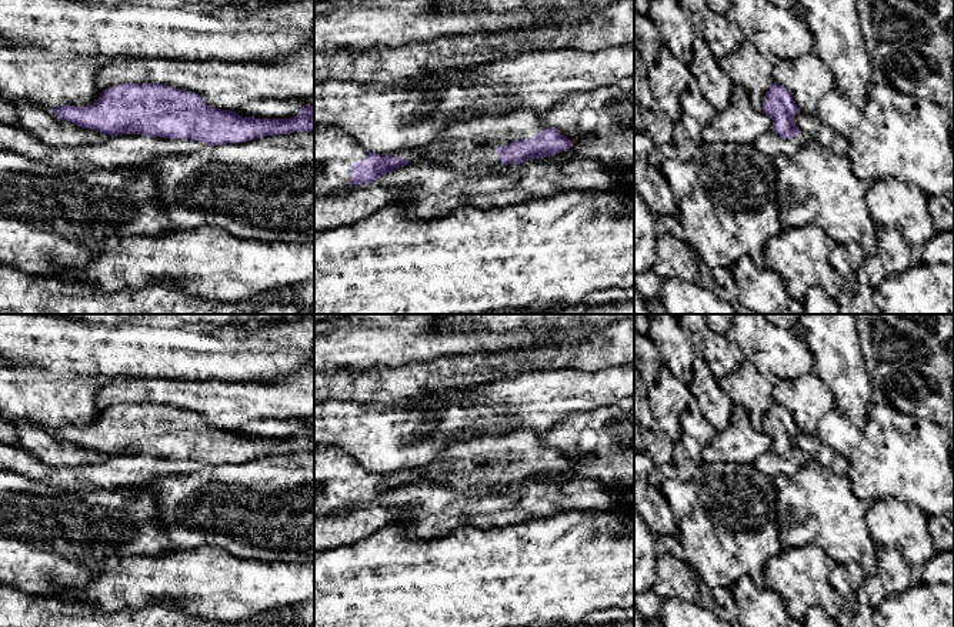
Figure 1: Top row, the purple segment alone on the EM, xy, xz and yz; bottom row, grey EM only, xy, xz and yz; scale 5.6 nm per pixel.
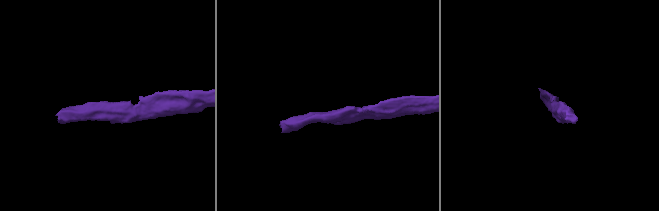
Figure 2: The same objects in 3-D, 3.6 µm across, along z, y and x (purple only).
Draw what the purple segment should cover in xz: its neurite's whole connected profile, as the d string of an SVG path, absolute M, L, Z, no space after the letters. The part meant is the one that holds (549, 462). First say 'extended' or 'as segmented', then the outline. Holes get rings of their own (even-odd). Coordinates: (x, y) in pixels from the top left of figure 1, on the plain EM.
extended; M528 431L480 437L441 453L420 466L387 474L368 473L341 447L314 447L314 516L347 504L371 504L408 483L434 480L457 490L523 484L570 468L573 461L556 448L544 448Z

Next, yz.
extended; M774 403L764 416L763 431L773 440L773 447L755 460L757 470L768 478L795 474L807 456L794 443L800 430L791 411Z

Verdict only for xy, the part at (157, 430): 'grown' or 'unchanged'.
grown

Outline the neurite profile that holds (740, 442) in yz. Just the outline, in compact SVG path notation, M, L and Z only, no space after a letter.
M734 406L730 424L716 431L701 451L703 463L750 463L773 447L773 440L753 427L747 411Z

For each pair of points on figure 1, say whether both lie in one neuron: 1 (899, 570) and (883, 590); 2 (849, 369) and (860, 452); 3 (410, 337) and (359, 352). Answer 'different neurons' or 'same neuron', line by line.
1: same neuron
2: different neurons
3: same neuron

